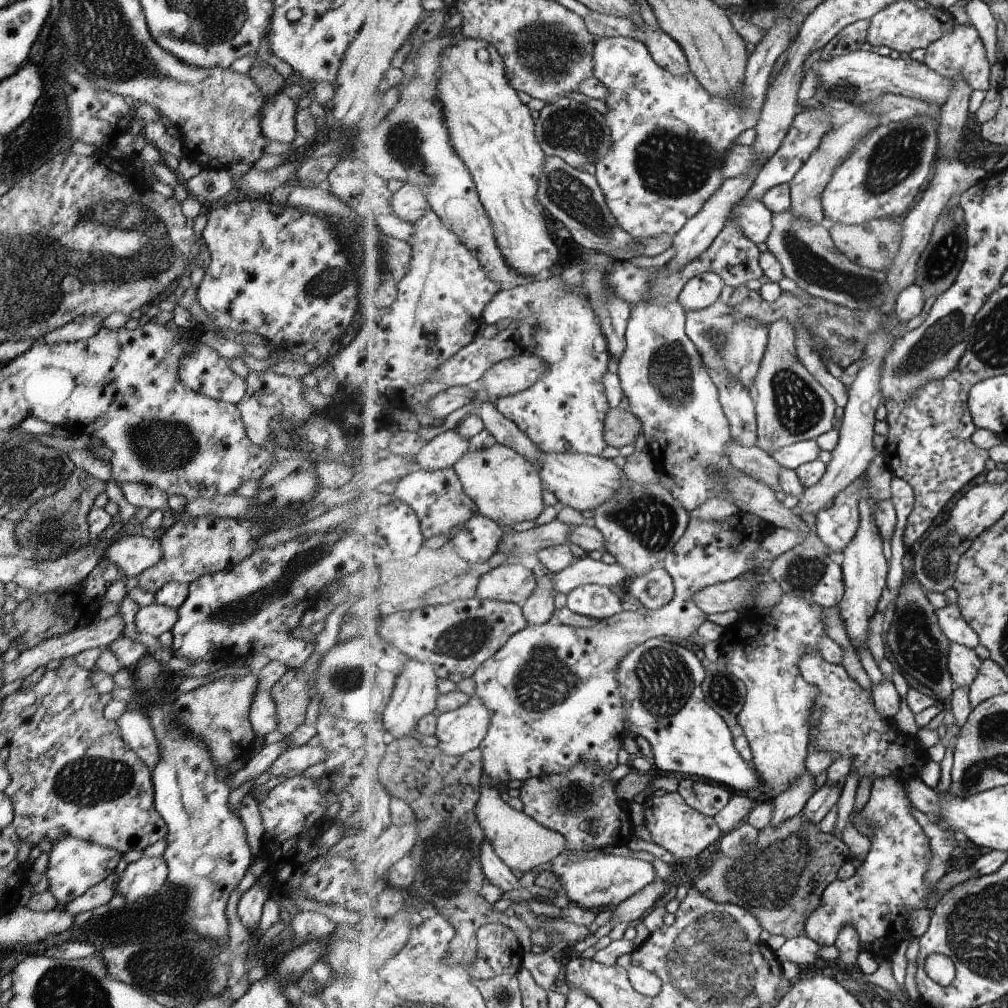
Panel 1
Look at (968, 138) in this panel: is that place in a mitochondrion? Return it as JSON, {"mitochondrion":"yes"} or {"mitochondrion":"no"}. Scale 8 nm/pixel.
{"mitochondrion":"no"}

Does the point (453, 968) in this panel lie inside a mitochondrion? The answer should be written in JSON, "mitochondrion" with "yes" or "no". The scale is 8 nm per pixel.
{"mitochondrion":"no"}

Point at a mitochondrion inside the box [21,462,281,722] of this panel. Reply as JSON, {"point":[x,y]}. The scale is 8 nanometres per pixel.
{"point":[44,533]}

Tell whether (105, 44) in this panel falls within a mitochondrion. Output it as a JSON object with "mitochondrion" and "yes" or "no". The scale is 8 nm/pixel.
{"mitochondrion":"yes"}

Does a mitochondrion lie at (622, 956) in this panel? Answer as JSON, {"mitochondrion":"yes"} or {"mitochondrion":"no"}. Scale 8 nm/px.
{"mitochondrion":"no"}

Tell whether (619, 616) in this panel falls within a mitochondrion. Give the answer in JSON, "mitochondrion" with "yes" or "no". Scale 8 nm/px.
{"mitochondrion":"no"}

